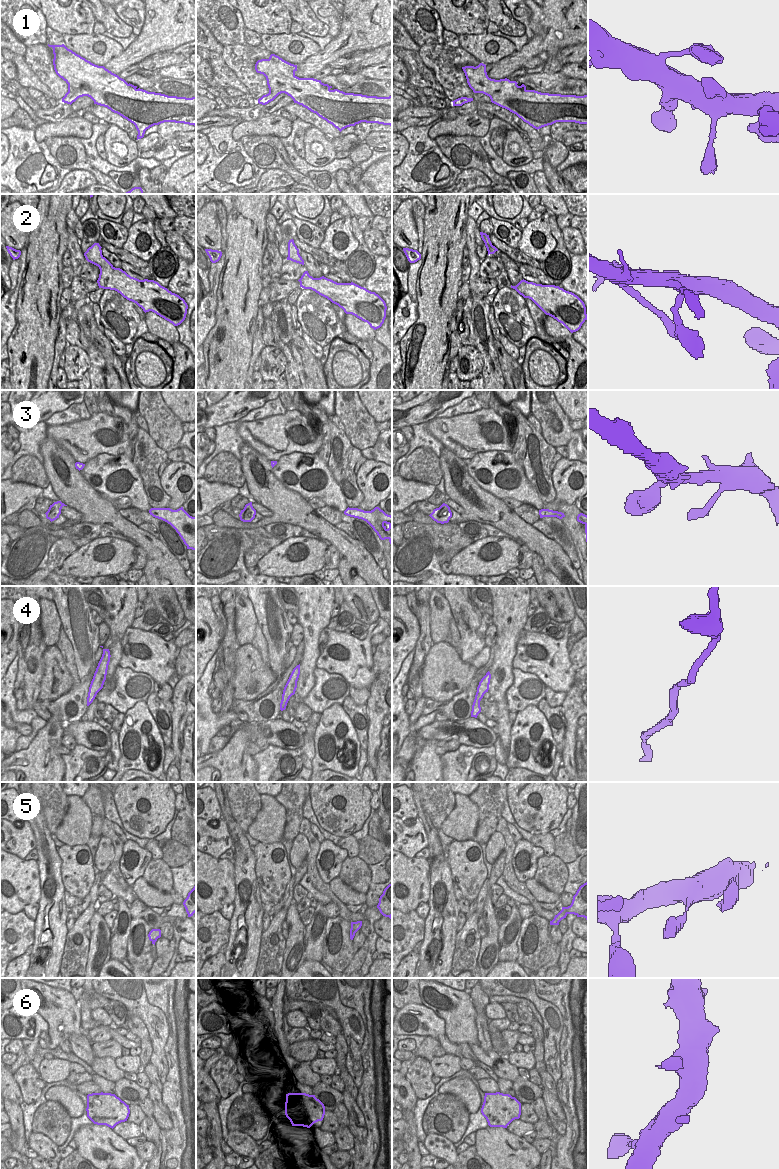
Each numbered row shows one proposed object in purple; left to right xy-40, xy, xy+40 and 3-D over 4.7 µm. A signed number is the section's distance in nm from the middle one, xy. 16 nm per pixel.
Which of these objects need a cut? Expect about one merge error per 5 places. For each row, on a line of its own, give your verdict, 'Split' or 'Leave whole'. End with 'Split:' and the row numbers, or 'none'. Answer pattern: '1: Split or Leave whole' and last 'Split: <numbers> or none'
1: Leave whole
2: Leave whole
3: Leave whole
4: Leave whole
5: Leave whole
6: Leave whole
Split: none.

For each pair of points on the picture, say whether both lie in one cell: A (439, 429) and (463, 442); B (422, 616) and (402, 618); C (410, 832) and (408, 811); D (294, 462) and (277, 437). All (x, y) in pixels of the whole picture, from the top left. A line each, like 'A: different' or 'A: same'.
A: same
B: different
C: different
D: different

